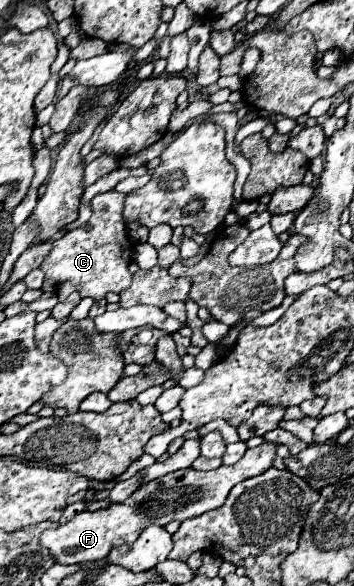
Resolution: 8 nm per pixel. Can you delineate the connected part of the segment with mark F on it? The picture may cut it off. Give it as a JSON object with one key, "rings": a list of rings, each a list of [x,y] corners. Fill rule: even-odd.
{"rings":[[[263,442],[257,448],[249,448],[245,456],[233,464],[233,466],[219,466],[213,472],[197,472],[193,468],[177,470],[173,474],[167,474],[165,478],[157,478],[153,482],[143,484],[137,492],[133,492],[125,502],[109,504],[95,512],[79,512],[73,520],[57,526],[55,530],[45,530],[41,534],[41,546],[49,550],[55,562],[59,564],[85,564],[107,558],[109,550],[119,544],[129,544],[139,538],[139,534],[149,524],[165,526],[173,520],[187,520],[195,518],[207,510],[223,506],[229,490],[239,484],[241,480],[253,478],[273,466],[273,460],[277,456],[277,446],[273,442]]]}

